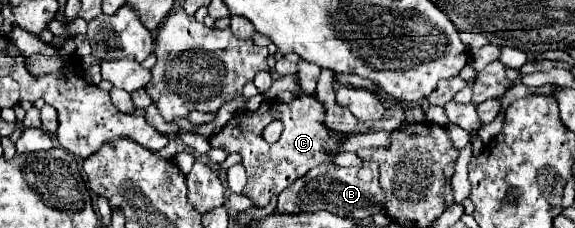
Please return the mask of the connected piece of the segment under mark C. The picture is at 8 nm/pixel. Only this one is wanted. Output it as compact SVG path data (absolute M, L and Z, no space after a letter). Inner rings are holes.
M312 95L294 99L292 105L280 101L262 101L256 111L244 109L234 113L232 119L216 135L210 137L210 147L224 149L228 155L242 155L242 165L248 173L248 183L242 189L242 195L246 195L254 207L266 207L274 195L282 193L290 183L294 183L294 179L300 179L312 167L320 163L334 163L338 155L336 147L342 145L342 137L338 131L328 129L324 119L324 103ZM276 119L284 123L284 131L276 143L268 143L262 137L262 131Z

